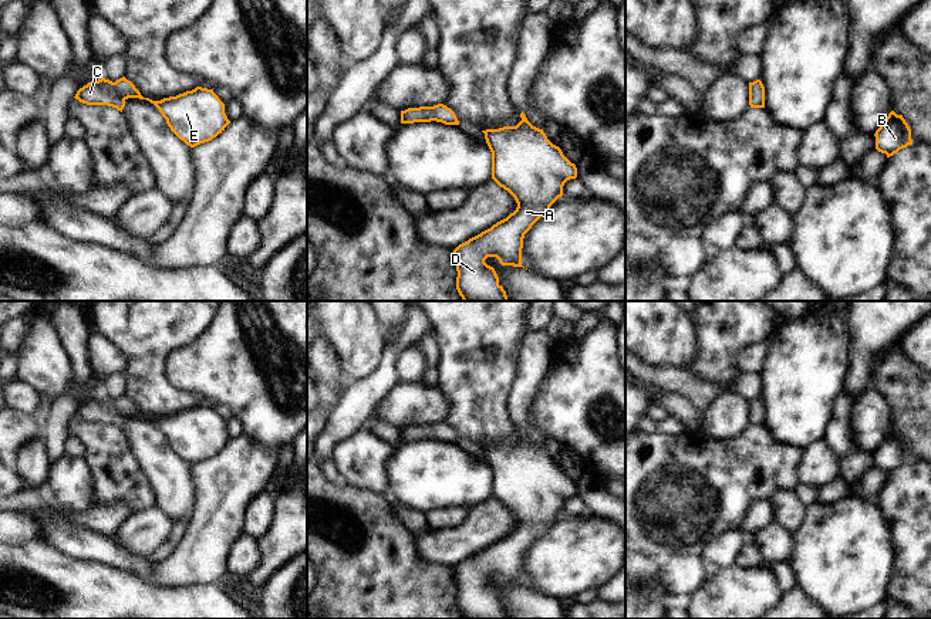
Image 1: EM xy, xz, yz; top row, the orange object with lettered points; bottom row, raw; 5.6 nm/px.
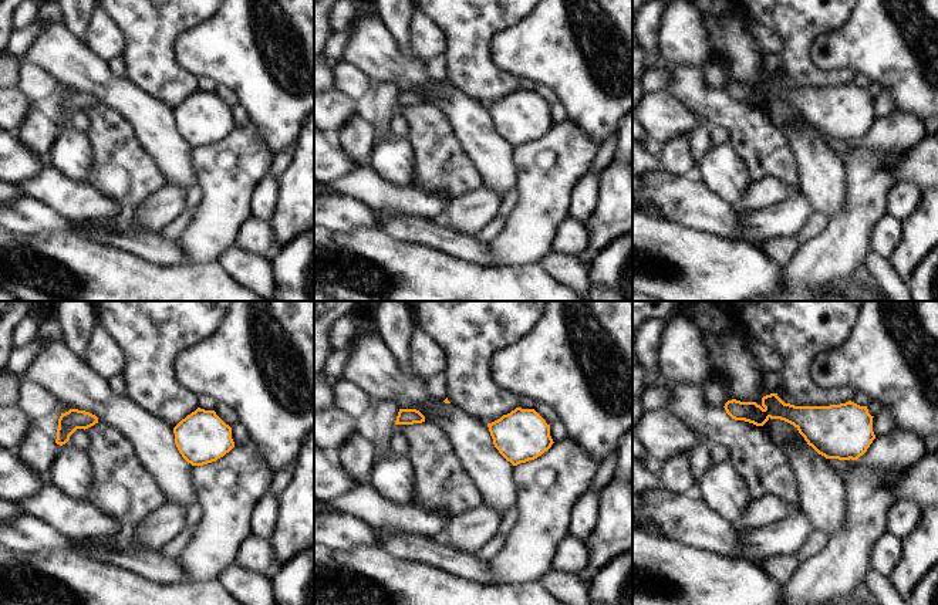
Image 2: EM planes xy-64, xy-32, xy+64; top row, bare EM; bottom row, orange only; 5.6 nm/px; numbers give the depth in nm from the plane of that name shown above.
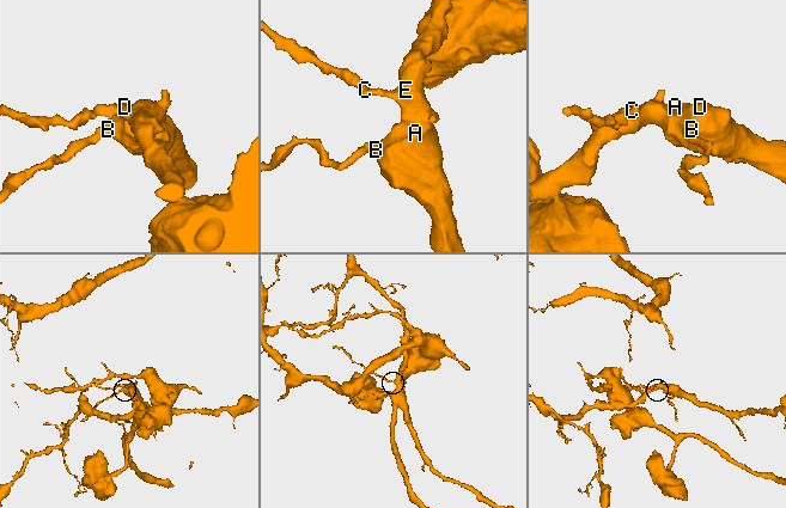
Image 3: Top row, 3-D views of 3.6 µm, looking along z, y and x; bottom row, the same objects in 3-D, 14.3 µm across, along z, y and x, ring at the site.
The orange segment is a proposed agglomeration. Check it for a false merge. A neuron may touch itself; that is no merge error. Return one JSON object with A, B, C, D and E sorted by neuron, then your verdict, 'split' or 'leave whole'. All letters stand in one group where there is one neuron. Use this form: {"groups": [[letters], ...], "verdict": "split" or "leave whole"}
{"groups": [["A", "B", "C", "D", "E"]], "verdict": "leave whole"}

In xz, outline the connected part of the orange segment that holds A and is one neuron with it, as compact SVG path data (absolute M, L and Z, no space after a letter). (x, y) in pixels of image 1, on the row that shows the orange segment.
M523 112L520 118L522 121L516 126L482 131L492 152L492 179L515 197L517 207L506 219L453 250L458 271L456 290L463 301L507 301L495 268L485 260L496 257L502 265L523 267L524 234L563 196L564 183L577 177L576 165L547 139L543 129L533 126Z

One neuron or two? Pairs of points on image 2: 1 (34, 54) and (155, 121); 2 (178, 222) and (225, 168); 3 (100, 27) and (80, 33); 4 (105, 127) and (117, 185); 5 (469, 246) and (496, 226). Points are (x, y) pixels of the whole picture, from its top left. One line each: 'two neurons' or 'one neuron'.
1: one neuron
2: two neurons
3: two neurons
4: one neuron
5: two neurons

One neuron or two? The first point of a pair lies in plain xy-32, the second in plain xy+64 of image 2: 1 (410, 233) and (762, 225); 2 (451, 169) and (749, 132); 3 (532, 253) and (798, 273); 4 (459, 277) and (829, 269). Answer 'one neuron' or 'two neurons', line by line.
1: two neurons
2: one neuron
3: one neuron
4: two neurons

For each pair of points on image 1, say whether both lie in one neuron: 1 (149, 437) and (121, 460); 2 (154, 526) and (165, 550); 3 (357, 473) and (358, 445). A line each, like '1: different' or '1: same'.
1: different
2: different
3: same

